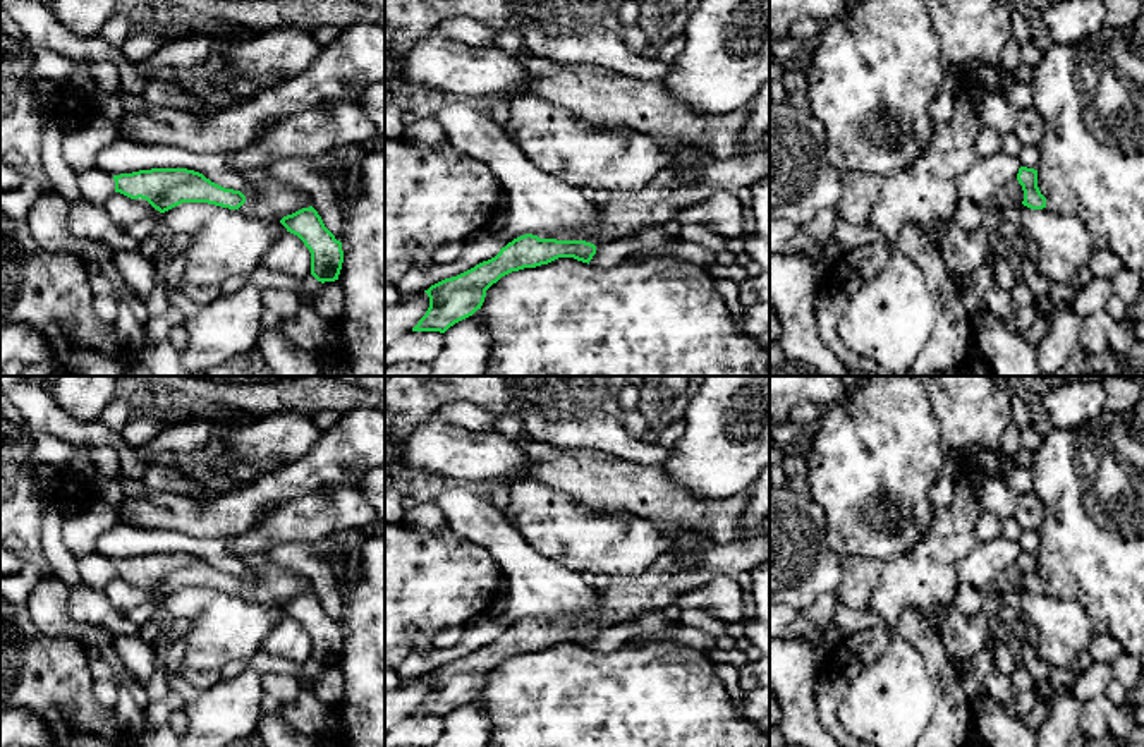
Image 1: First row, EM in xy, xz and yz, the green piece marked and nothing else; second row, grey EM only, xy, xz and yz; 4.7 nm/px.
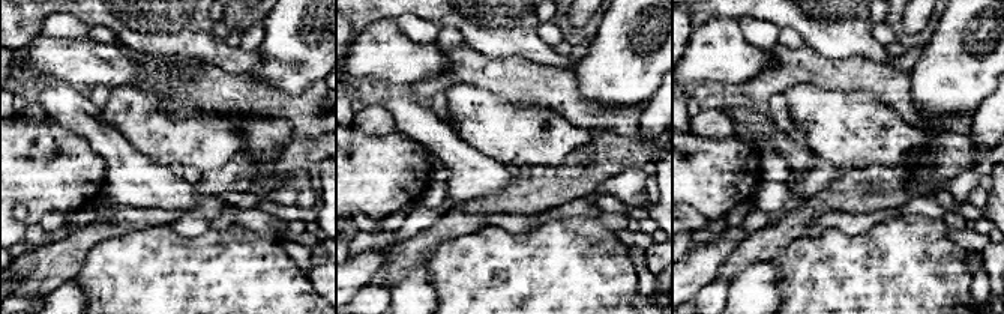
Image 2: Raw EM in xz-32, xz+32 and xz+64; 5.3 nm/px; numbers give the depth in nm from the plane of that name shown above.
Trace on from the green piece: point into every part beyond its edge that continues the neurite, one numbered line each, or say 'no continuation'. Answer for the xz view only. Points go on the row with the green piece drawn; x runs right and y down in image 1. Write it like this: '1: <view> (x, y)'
1: xz (627, 213)

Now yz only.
1: yz (1012, 194)

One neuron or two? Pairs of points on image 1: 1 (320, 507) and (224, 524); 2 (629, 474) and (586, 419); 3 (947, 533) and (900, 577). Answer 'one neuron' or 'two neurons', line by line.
1: two neurons
2: two neurons
3: one neuron

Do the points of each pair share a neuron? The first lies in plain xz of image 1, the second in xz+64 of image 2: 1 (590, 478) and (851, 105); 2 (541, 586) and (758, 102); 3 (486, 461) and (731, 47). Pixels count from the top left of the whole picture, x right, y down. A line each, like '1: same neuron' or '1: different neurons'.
1: different neurons
2: different neurons
3: same neuron

